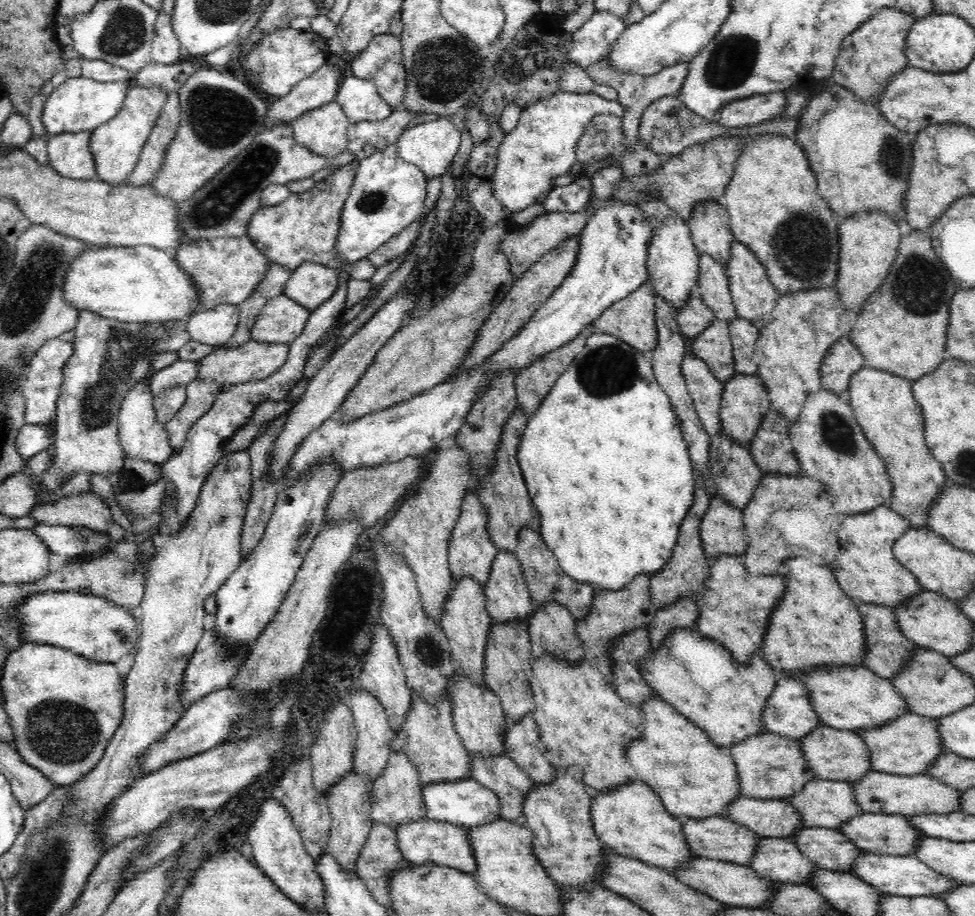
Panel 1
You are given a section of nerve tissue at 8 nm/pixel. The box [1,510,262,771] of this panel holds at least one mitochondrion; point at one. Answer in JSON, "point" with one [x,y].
{"point":[60,733]}

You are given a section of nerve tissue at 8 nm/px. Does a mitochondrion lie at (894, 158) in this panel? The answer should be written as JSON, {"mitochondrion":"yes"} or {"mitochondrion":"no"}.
{"mitochondrion":"yes"}

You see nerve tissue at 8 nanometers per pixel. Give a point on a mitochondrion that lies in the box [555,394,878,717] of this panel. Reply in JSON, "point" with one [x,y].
{"point":[836,431]}

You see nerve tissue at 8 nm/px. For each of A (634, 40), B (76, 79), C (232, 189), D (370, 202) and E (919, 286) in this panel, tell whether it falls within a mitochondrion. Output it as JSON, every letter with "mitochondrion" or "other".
{"A":"other","B":"other","C":"mitochondrion","D":"mitochondrion","E":"mitochondrion"}

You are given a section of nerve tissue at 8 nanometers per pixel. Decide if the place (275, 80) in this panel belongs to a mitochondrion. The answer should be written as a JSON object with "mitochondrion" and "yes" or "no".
{"mitochondrion":"no"}

